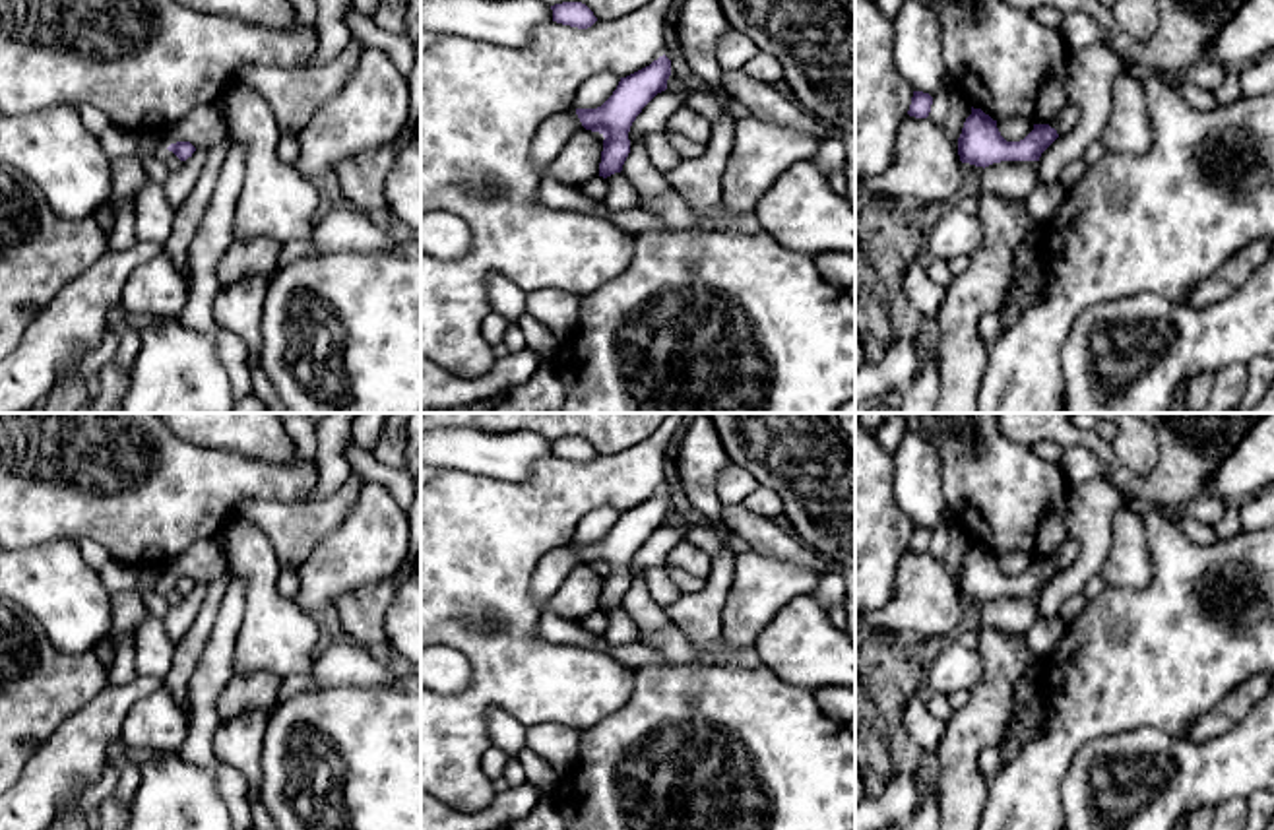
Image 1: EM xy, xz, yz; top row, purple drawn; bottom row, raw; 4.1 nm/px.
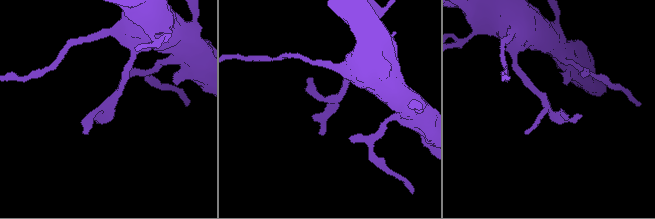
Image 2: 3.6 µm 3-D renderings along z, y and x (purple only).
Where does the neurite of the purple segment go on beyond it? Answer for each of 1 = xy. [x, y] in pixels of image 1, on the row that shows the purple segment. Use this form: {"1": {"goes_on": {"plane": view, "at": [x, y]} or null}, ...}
{"1": {"goes_on": null}}

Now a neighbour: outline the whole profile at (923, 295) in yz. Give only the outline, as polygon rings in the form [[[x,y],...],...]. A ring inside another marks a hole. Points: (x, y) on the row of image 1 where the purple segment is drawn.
[[[911,260],[902,273],[904,299],[923,316],[937,316],[946,287],[937,285],[921,260]]]

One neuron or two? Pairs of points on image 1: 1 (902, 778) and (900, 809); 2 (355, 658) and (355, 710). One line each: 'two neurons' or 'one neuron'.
1: one neuron
2: two neurons

